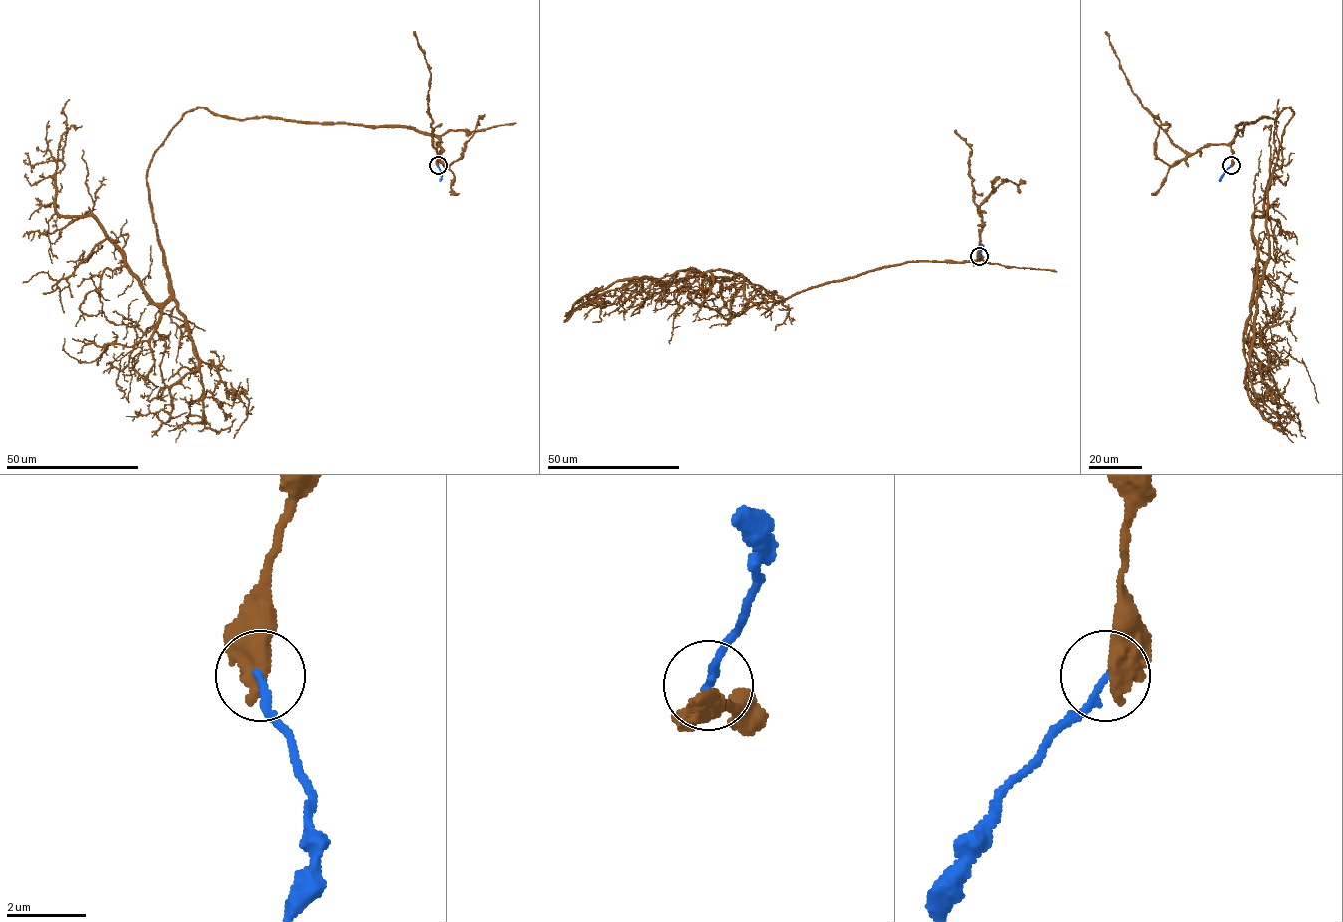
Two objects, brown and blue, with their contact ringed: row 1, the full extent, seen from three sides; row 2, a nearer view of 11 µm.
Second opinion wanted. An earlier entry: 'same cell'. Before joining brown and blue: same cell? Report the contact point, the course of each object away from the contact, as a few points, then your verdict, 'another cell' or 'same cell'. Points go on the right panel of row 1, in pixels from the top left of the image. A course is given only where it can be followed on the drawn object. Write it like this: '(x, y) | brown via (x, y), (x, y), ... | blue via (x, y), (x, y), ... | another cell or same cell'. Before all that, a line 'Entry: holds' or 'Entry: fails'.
Entry: fails
(1231, 165) | brown via (1231, 164), (1239, 124), (1293, 111), (1251, 303), (1253, 216), (1265, 214), (1283, 162), (1278, 99) | blue via (1231, 164), (1219, 181) | another cell

